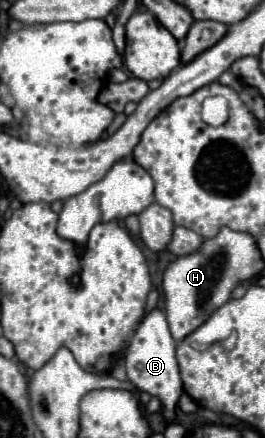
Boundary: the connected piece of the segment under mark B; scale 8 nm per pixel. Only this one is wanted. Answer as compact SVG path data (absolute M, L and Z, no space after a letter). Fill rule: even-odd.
M152 310L142 324L138 326L136 334L132 336L128 350L126 350L126 372L128 380L138 388L148 392L150 396L156 396L162 402L162 414L166 420L176 418L176 408L178 400L182 396L182 380L178 372L178 362L176 362L176 340L172 338L168 330L168 322L162 310Z

